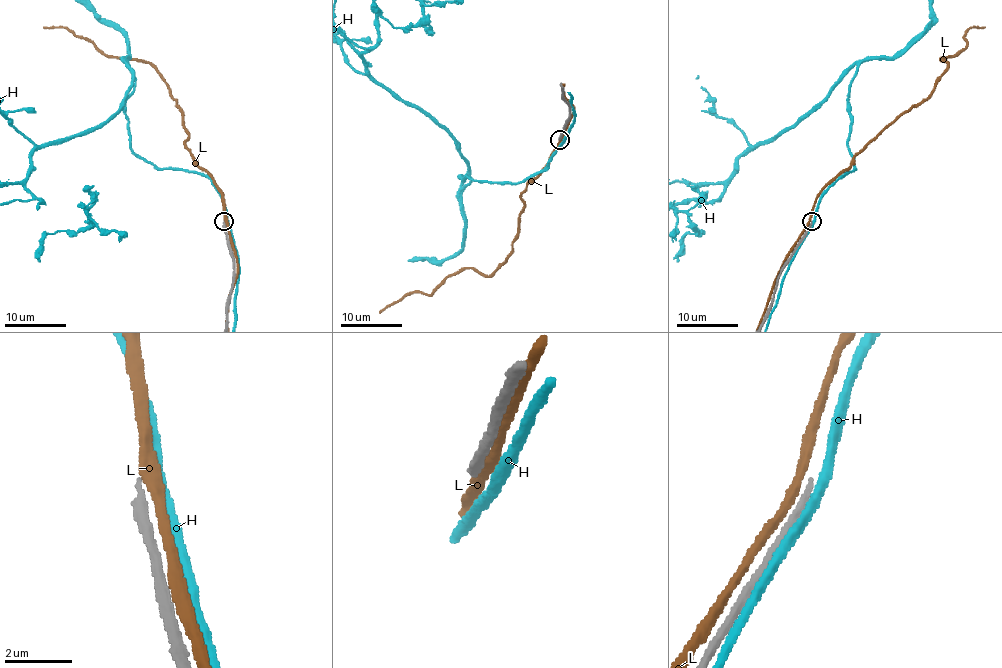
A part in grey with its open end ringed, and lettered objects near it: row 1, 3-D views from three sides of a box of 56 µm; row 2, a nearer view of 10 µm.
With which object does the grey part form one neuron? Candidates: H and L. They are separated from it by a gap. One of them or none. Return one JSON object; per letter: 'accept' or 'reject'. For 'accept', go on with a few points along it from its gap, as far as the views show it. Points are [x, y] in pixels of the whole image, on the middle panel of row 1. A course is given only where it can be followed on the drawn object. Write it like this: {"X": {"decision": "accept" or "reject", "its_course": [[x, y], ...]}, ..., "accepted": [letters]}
{"H": {"decision": "reject"}, "L": {"decision": "reject"}, "accepted": []}

